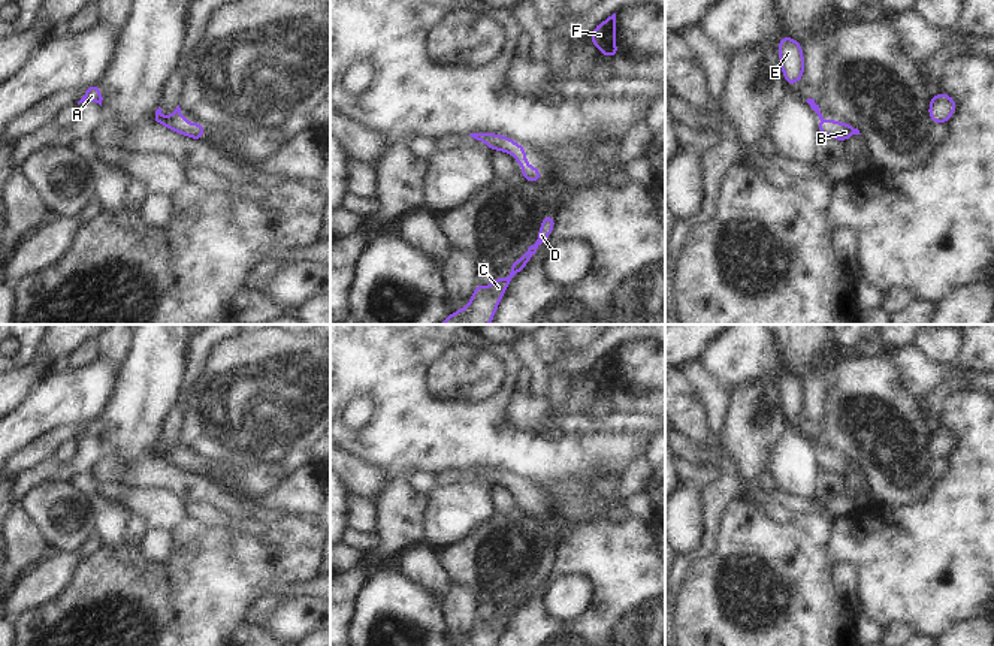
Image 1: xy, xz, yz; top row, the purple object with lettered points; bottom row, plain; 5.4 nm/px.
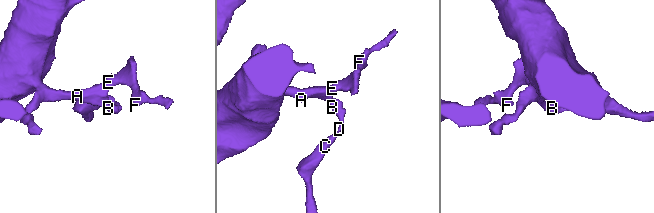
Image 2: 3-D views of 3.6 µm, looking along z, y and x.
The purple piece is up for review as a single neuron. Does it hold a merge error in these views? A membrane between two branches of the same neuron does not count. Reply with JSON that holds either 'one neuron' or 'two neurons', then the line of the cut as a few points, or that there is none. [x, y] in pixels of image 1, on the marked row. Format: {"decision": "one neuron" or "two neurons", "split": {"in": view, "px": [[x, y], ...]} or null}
{"decision": "one neuron", "split": null}

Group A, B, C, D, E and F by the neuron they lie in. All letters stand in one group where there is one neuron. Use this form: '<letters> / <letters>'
A B C D E F

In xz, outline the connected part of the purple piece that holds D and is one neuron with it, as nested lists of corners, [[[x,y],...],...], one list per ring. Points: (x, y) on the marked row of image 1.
[[[546,215],[541,221],[537,242],[508,266],[511,274],[505,278],[495,278],[487,287],[477,284],[468,305],[451,313],[439,324],[490,324],[511,280],[525,269],[537,248],[552,235],[553,229],[555,215]]]

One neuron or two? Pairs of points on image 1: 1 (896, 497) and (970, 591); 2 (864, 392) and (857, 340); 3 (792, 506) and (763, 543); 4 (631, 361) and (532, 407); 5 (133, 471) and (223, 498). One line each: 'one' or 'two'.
1: two
2: two
3: two
4: two
5: one

